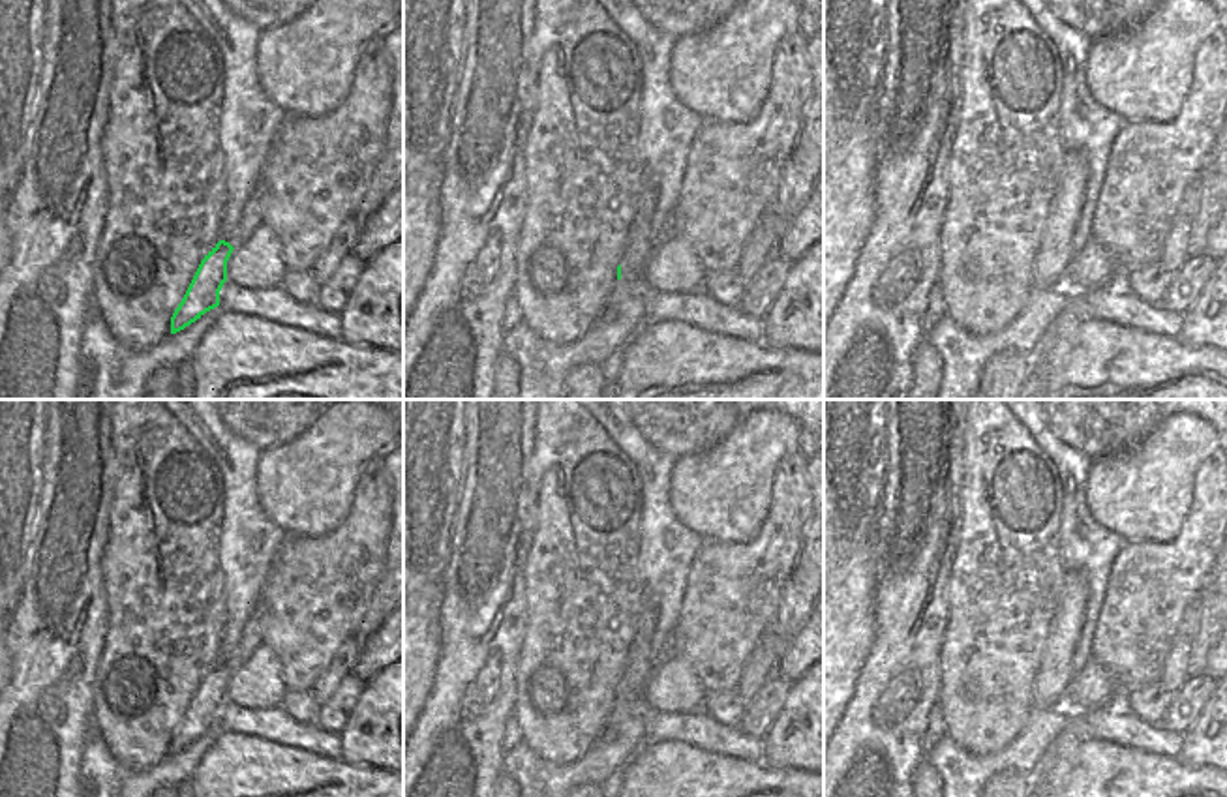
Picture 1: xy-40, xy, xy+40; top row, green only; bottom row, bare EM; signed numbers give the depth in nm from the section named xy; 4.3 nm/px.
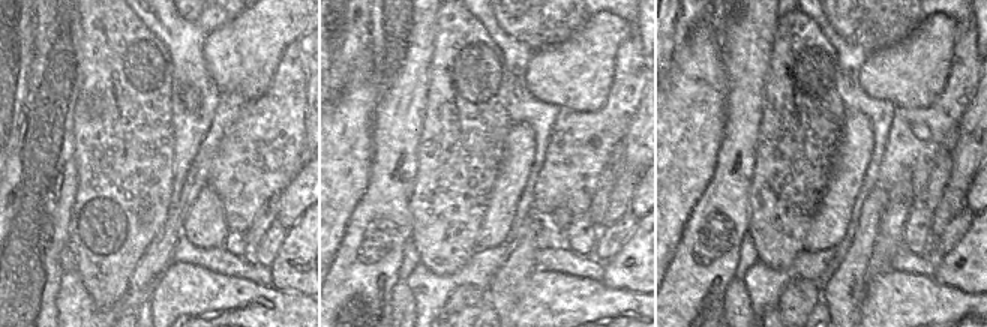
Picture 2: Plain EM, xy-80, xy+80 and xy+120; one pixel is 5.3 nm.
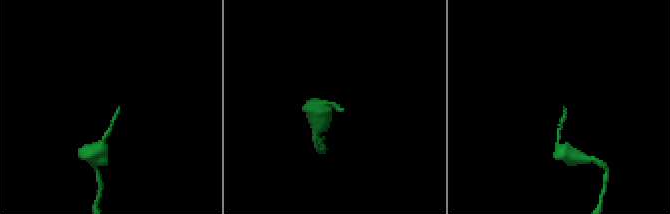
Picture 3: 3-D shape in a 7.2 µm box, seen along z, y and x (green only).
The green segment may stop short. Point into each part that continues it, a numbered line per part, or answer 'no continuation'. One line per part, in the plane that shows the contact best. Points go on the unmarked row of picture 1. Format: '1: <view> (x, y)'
1: xy-40 (250, 638)

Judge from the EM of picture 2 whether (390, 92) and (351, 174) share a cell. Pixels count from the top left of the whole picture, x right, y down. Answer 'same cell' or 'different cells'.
different cells

